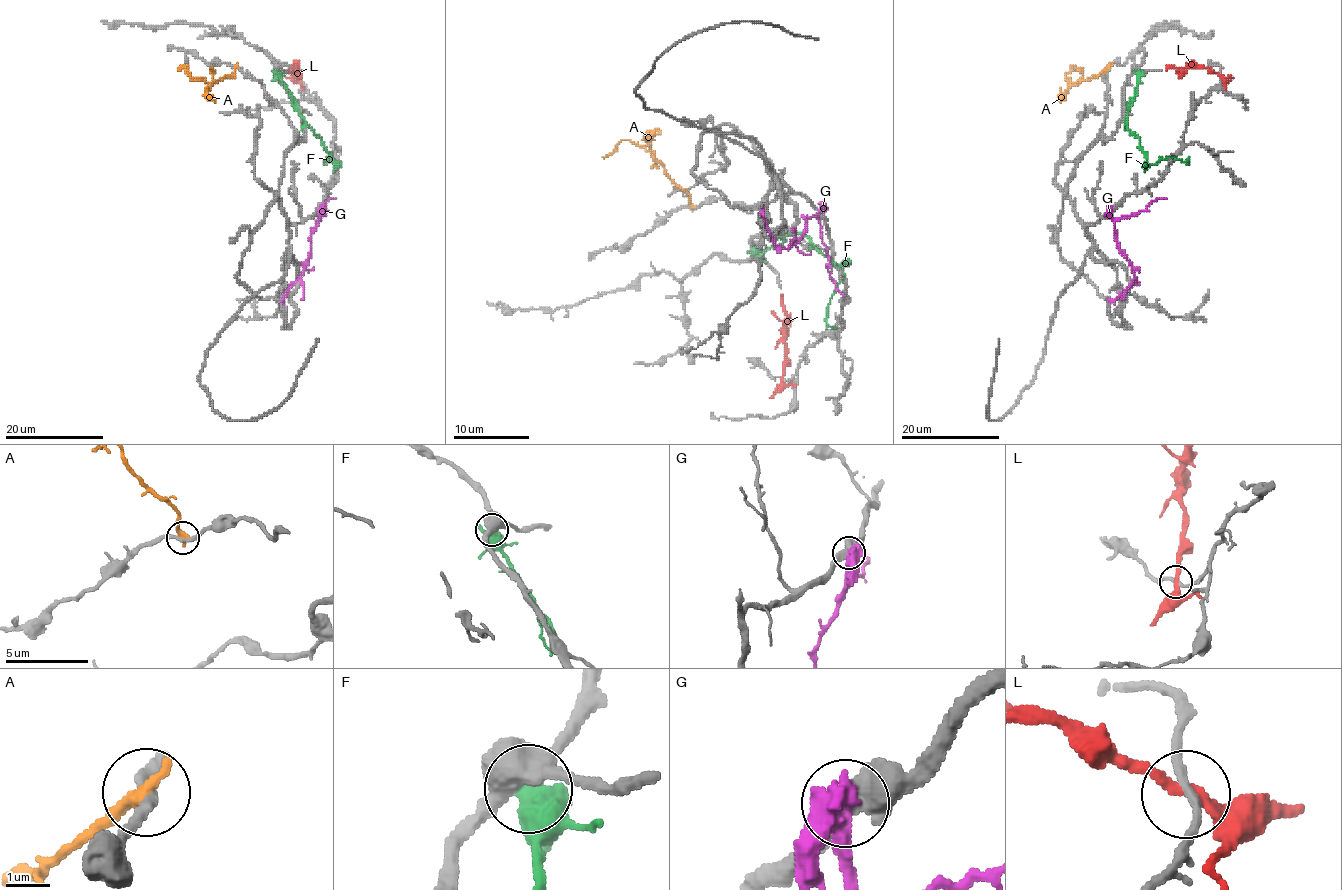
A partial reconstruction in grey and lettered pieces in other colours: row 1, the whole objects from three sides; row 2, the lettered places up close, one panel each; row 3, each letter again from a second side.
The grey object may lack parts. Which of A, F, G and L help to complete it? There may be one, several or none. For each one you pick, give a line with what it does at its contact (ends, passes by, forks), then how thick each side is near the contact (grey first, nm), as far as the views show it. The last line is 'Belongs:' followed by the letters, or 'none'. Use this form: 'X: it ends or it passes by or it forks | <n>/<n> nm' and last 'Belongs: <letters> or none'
L: it passes by | 190/260 nm
Belongs: L

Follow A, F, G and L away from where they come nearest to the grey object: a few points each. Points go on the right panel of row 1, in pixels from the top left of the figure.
A: (1109, 67), (1099, 74), (1072, 84), (1064, 76), (1076, 67)
F: (1136, 71), (1125, 125), (1138, 139), (1146, 161), (1153, 164), (1169, 157), (1184, 162), (1188, 157)
G: (1111, 208), (1116, 245), (1130, 263), (1136, 279), (1114, 300), (1108, 300)
L: (1221, 76), (1205, 67), (1166, 69)

